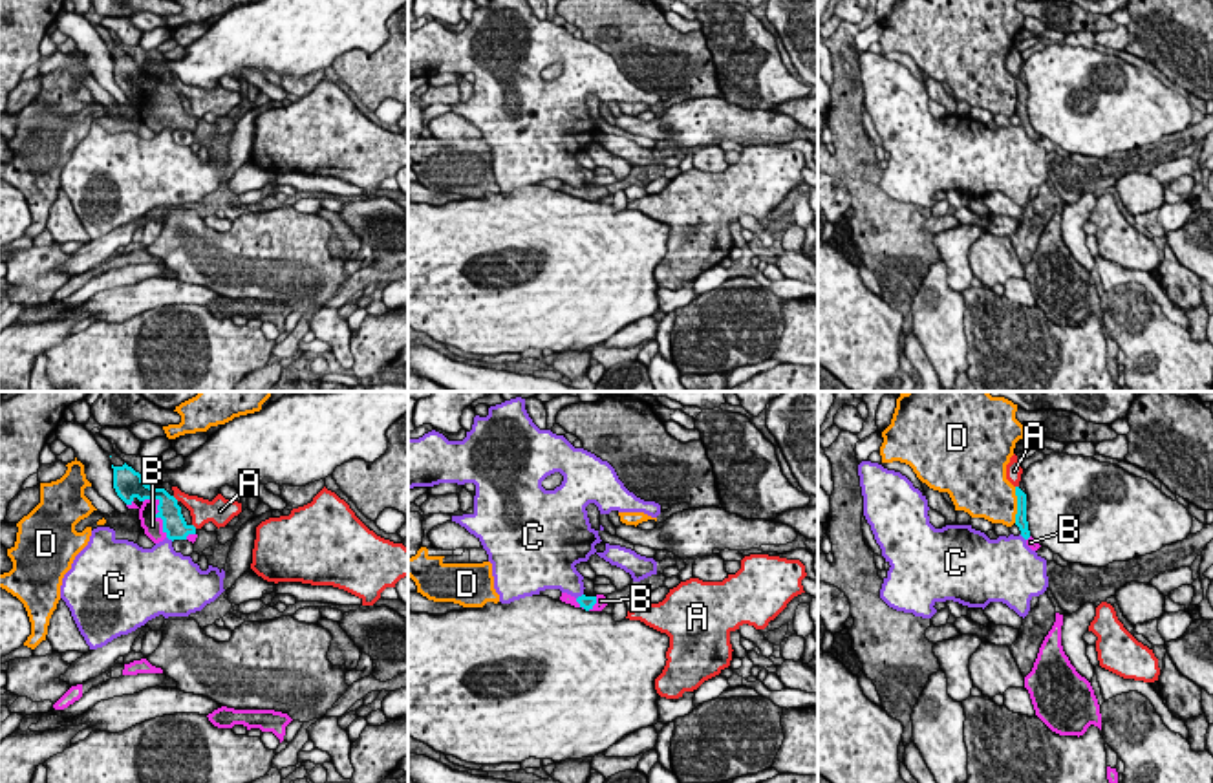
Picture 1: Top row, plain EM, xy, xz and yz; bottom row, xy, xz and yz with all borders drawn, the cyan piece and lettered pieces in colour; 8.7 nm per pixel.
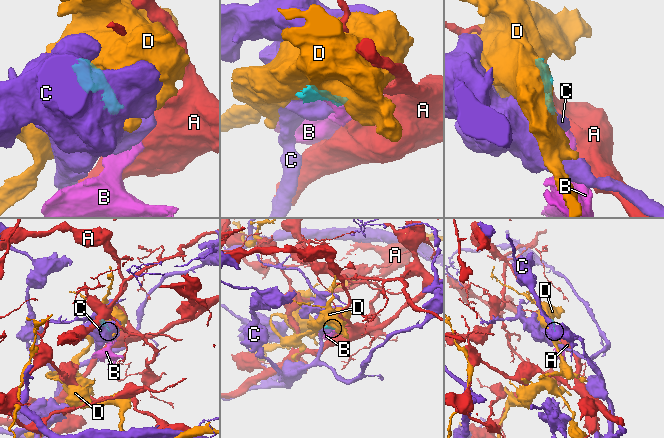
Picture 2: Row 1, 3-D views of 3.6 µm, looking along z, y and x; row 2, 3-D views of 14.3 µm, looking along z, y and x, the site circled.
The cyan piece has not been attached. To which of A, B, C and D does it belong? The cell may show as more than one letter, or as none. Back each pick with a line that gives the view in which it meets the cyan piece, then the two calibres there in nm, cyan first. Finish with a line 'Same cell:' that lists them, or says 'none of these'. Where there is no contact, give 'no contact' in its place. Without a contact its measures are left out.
B: xy | 200/170 nm
Same cell: B

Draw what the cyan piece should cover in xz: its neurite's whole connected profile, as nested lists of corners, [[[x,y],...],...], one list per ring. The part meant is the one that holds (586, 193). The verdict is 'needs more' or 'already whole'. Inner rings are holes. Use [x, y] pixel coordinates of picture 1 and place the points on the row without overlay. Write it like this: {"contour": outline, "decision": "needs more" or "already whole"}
{"contour": [[[562,183],[560,190],[565,194],[571,194],[574,198],[582,198],[585,201],[602,201],[609,194],[609,190],[604,185],[596,185],[596,187],[582,185],[582,187],[574,188],[567,183]]], "decision": "needs more"}

